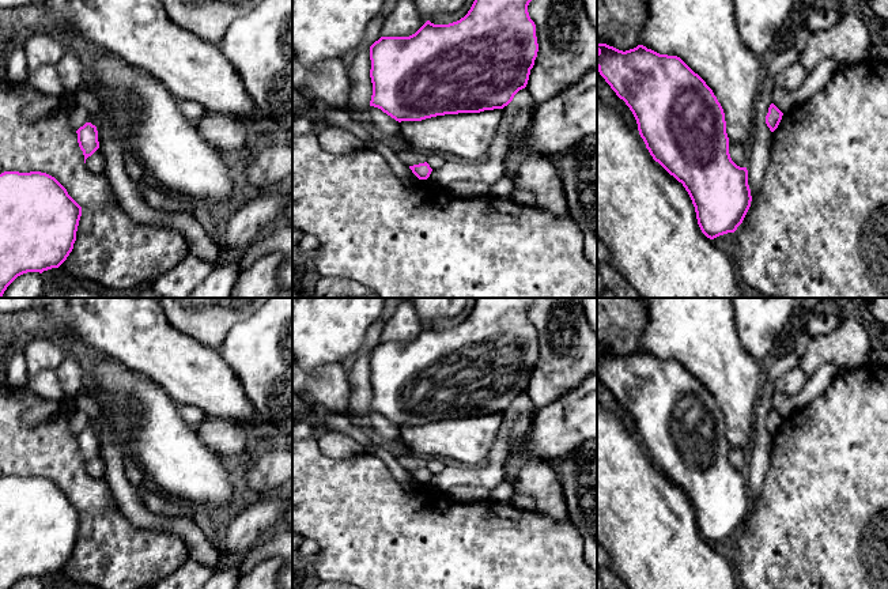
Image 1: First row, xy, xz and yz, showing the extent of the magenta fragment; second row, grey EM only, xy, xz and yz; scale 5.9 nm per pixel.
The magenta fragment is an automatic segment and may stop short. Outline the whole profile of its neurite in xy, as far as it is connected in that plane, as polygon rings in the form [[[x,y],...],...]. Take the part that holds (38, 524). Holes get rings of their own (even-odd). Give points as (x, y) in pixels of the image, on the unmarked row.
[[[41,476],[0,479],[0,589],[27,577],[58,573],[76,545],[82,511],[52,480]]]

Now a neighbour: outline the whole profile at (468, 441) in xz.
[[[494,414],[437,420],[422,426],[401,426],[400,442],[412,454],[479,467],[487,461],[500,424],[502,414]]]

